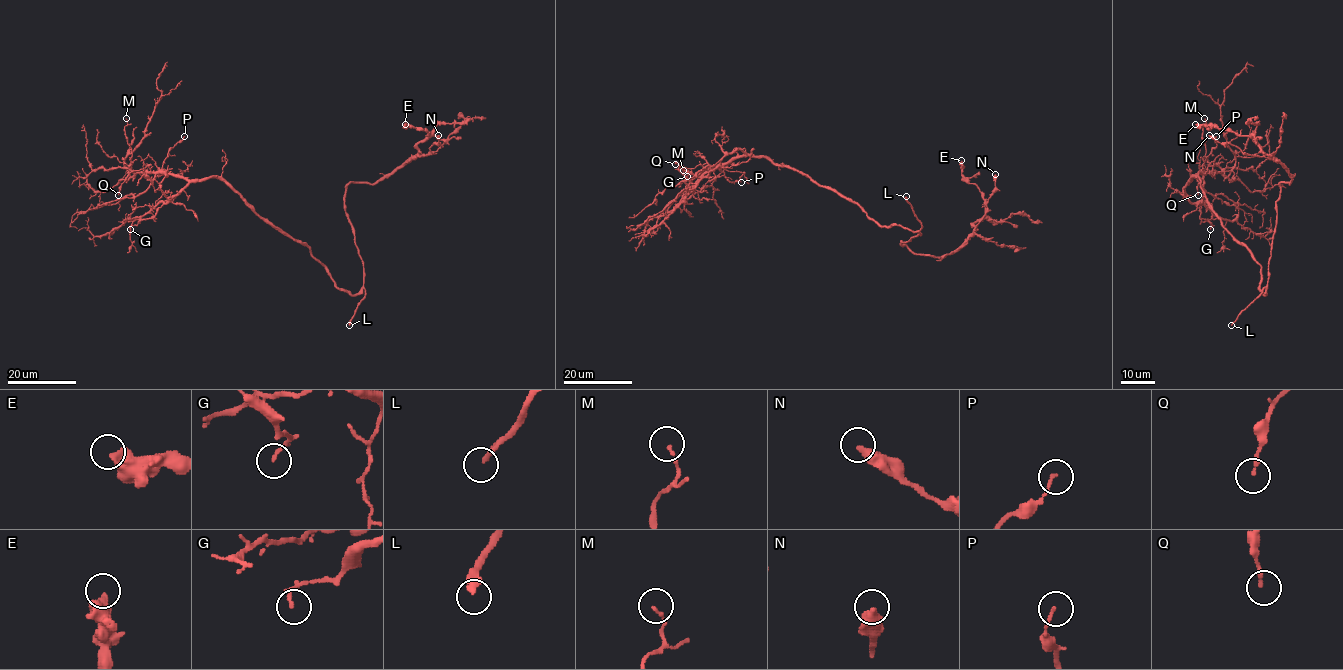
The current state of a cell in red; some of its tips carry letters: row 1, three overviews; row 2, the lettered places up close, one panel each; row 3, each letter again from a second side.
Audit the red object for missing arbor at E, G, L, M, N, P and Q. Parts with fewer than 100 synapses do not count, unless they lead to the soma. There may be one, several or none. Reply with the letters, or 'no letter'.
L

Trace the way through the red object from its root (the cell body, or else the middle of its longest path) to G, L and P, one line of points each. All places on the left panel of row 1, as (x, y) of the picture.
G: (308, 248), (266, 223), (237, 193), (216, 177), (189, 182), (164, 203), (153, 217), (142, 219), (130, 229)
L: (308, 248), (338, 288), (353, 295), (364, 289), (365, 297), (349, 325)
P: (308, 248), (266, 223), (218, 178), (184, 179), (167, 173), (162, 165), (168, 151), (184, 136)

